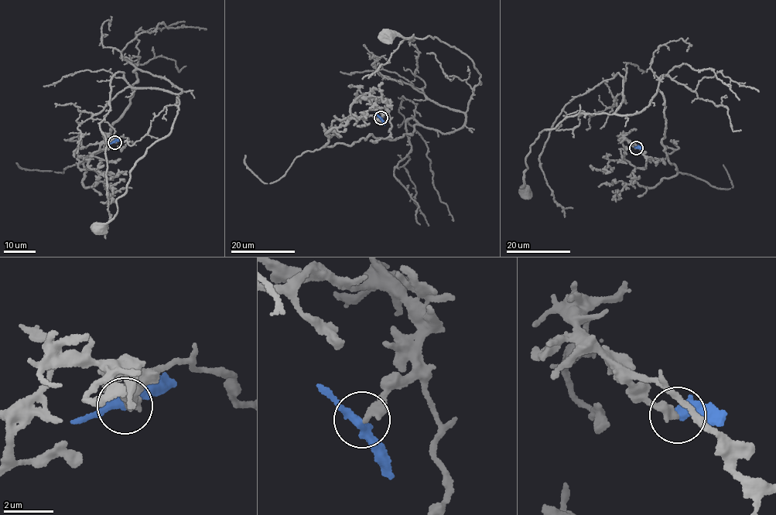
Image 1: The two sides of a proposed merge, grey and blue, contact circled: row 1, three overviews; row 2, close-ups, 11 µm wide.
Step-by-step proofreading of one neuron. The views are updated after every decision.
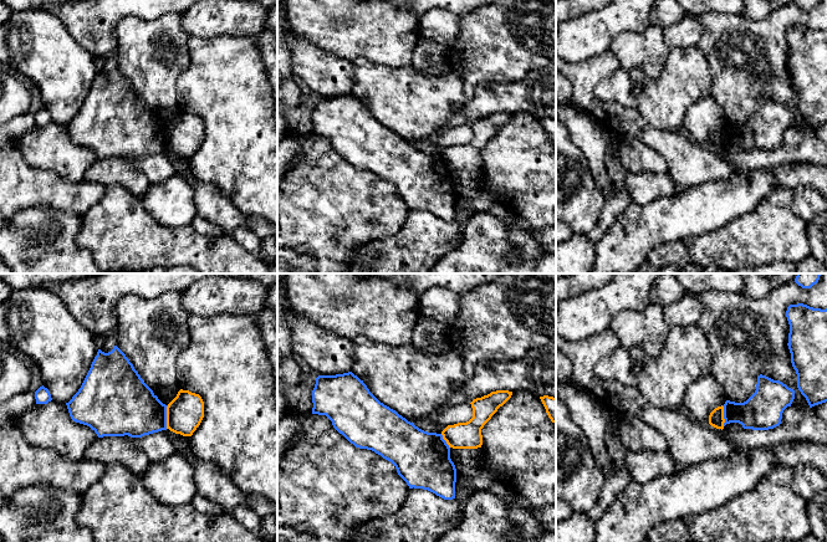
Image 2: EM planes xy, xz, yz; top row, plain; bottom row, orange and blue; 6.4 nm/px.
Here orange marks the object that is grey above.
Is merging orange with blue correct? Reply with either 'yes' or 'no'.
no

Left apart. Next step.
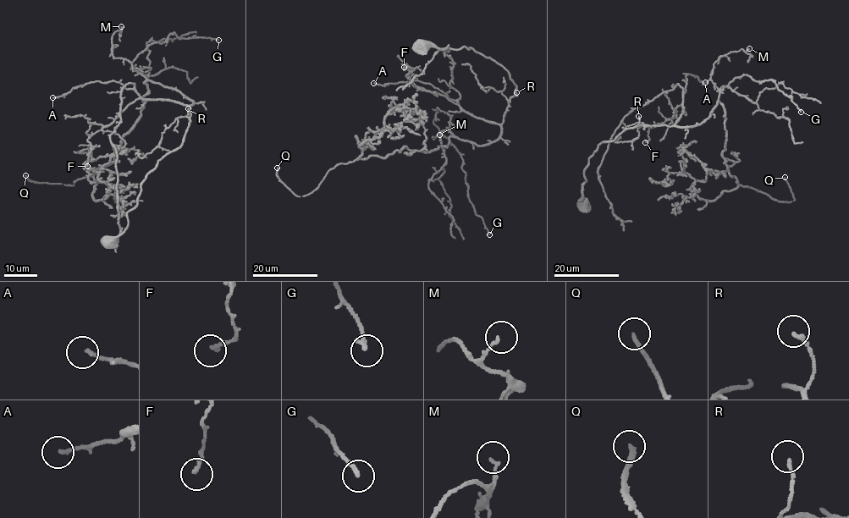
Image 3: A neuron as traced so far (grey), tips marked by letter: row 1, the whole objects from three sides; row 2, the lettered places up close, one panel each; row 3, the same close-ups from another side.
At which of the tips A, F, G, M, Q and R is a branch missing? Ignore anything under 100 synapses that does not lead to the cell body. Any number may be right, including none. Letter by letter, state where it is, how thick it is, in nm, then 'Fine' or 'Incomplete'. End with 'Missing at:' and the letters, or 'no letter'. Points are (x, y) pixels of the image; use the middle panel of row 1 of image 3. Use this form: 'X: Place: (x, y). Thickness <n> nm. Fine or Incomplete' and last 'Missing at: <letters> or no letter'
A: Place: (373, 83). Thickness 150 nm. Fine
F: Place: (404, 67). Thickness 190 nm. Fine
G: Place: (489, 234). Thickness 200 nm. Fine
M: Place: (439, 135). Thickness 140 nm. Fine
Q: Place: (277, 168). Thickness 220 nm. Incomplete
R: Place: (516, 92). Thickness 160 nm. Fine
Missing at: Q

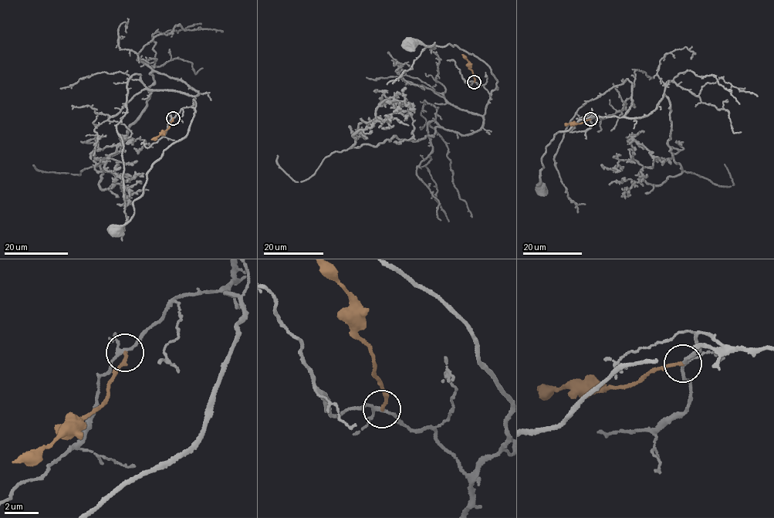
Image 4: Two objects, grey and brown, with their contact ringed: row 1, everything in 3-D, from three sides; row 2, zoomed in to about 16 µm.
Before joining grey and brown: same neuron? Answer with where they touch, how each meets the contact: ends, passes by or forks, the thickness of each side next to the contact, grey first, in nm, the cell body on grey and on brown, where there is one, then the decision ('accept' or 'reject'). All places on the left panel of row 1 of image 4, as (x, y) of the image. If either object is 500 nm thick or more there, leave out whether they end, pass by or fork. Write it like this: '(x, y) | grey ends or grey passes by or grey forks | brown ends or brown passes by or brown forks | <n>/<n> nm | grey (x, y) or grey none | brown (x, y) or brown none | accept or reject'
(173, 118) | grey forks | brown ends | 160/180 nm | grey (116, 230) | brown none | reject

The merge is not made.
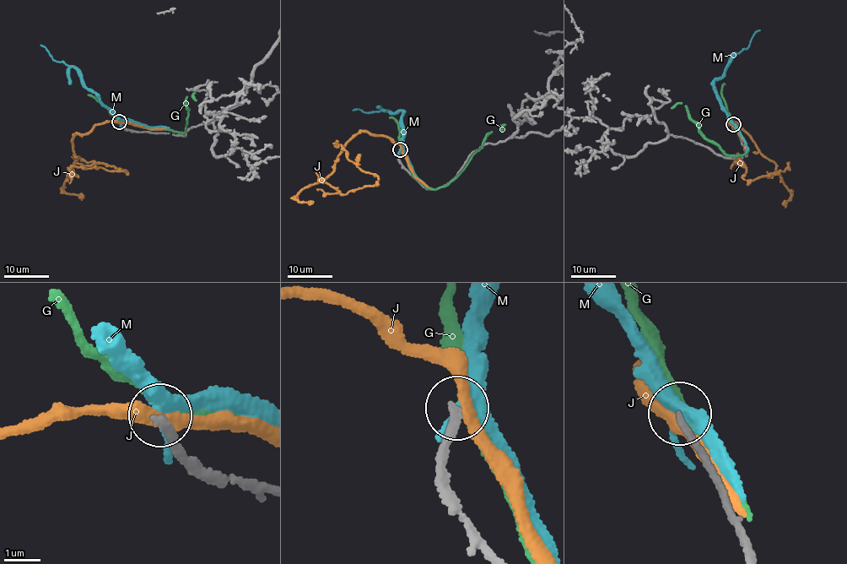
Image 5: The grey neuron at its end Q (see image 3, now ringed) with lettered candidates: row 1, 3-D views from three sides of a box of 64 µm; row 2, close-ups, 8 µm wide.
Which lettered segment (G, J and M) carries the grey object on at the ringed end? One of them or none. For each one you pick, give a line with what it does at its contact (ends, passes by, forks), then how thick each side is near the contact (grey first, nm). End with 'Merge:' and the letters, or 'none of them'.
Merge: none of them

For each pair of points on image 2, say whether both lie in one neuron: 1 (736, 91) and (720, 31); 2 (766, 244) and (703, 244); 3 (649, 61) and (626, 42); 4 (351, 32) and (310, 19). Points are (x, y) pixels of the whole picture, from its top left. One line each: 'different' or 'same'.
1: same
2: same
3: same
4: same

